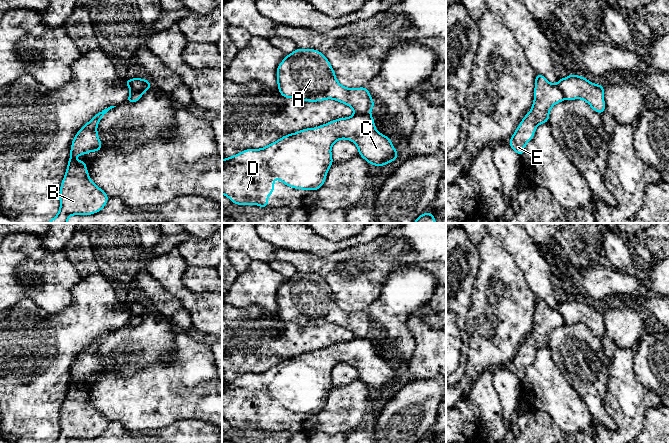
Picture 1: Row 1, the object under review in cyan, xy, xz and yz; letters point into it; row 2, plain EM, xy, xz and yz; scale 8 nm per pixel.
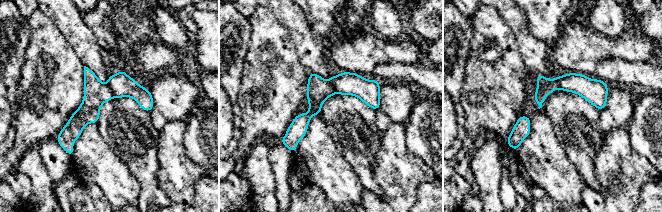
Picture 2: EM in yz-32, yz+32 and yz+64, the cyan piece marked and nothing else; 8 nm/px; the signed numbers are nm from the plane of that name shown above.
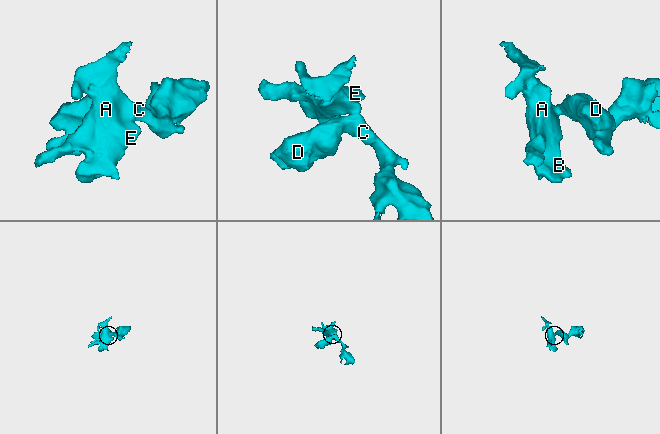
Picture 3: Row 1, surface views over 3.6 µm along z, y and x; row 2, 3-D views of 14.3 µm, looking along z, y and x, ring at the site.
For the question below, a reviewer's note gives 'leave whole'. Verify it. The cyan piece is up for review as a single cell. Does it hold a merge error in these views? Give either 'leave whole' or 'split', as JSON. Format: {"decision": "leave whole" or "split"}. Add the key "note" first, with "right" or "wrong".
{"note": "wrong", "decision": "split"}

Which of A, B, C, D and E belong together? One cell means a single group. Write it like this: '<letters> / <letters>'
A B E / C D

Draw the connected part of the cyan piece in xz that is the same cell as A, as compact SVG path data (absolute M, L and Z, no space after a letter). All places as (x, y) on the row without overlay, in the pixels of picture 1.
M297 272L285 280L278 289L276 300L278 314L284 322L310 326L333 323L350 330L358 338L368 337L375 330L367 311L346 312L342 310L337 305L330 286L318 274Z

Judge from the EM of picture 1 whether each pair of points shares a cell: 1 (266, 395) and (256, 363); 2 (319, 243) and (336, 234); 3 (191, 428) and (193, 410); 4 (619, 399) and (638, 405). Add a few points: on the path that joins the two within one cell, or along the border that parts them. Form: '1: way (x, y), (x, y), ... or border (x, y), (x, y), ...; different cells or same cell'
1: border (280, 361), (263, 371), (246, 372), (237, 377); different cells
2: border (316, 233), (332, 241), (350, 238); different cells
3: border (211, 423), (205, 420), (180, 419), (169, 425); different cells
4: way (624, 399), (633, 400); same cell

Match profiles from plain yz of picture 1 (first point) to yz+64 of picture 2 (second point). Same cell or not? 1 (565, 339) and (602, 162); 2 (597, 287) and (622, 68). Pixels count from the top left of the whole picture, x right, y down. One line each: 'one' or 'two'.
1: two
2: two

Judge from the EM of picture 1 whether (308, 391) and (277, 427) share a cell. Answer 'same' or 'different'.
same

